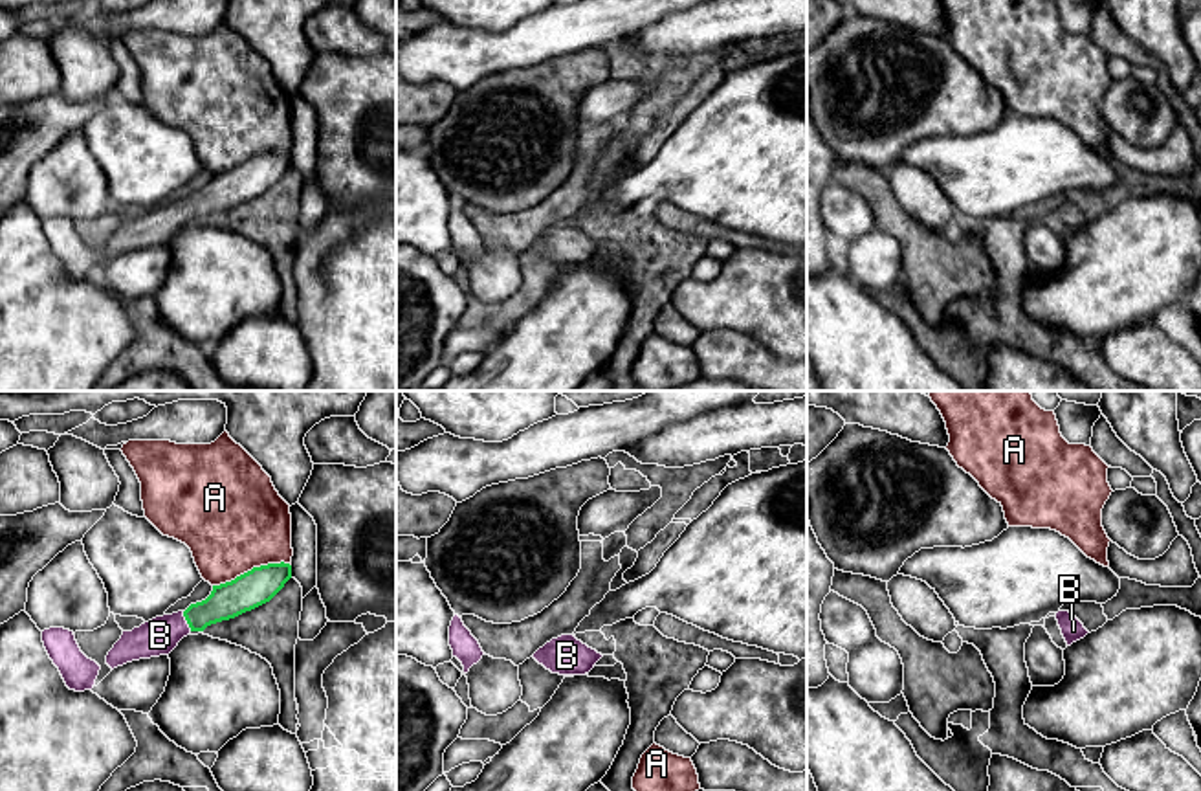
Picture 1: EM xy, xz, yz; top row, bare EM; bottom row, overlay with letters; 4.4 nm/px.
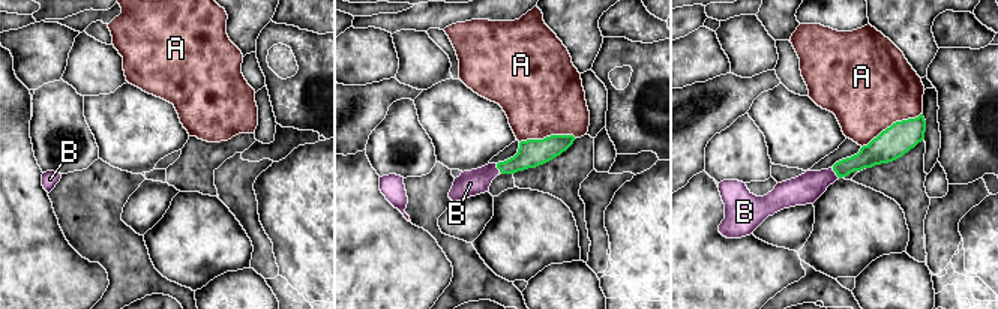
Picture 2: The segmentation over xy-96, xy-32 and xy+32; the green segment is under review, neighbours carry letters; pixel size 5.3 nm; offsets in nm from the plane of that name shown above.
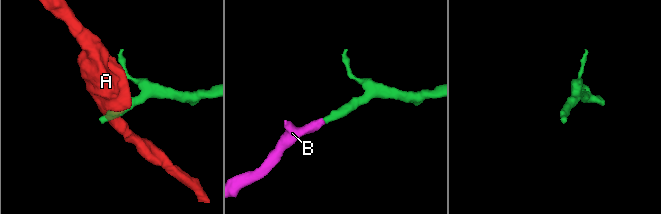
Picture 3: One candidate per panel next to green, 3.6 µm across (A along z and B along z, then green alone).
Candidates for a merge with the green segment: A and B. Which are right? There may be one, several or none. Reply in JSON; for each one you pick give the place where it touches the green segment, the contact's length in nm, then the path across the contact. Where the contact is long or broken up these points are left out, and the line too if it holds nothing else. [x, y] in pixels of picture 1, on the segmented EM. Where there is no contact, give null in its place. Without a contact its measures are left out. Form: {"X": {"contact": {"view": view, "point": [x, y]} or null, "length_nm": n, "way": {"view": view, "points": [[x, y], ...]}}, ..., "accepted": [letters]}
{"B": {"contact": {"view": "xy", "point": [186, 619]}, "length_nm": 100, "way": {"view": "xy", "points": [[231, 599], [186, 619], [160, 635]]}}, "accepted": ["B"]}

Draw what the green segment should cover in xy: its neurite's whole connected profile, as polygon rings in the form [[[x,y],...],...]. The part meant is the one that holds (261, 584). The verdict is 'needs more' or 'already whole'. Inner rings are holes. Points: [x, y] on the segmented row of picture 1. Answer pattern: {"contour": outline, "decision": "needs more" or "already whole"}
{"contour": [[[268,563],[253,567],[231,582],[213,585],[211,595],[185,611],[156,617],[121,639],[106,655],[114,670],[132,661],[169,655],[191,631],[204,631],[207,626],[235,618],[270,602],[292,578],[290,563]]], "decision": "needs more"}

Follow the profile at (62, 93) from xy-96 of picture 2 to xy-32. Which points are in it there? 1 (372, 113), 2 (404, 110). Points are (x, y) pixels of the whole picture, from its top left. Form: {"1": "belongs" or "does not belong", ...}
{"1": "does not belong", "2": "belongs"}

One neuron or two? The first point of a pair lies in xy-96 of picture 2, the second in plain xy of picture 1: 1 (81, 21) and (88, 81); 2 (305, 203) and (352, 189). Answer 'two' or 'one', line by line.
1: two
2: two

